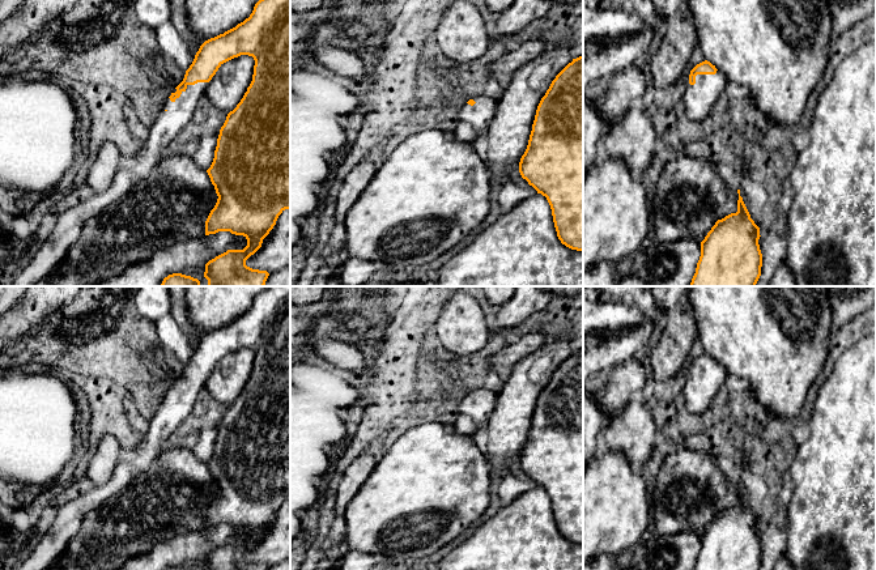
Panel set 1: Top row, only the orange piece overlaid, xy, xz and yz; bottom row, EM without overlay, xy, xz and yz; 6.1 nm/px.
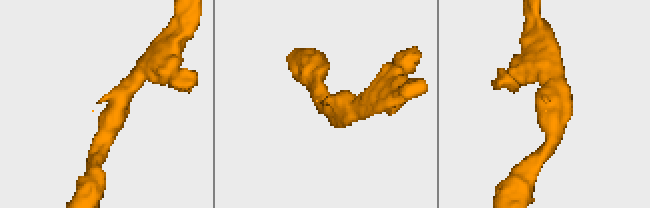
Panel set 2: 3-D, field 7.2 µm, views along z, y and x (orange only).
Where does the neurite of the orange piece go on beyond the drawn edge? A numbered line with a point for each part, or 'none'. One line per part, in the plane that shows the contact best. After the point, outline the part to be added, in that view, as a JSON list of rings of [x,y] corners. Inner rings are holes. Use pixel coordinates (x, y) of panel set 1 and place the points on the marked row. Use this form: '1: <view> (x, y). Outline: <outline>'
1: xy (50, 251). Outline: [[[208,84],[187,85],[187,89],[174,102],[170,98],[165,101],[163,109],[149,127],[143,148],[135,156],[122,161],[112,183],[103,192],[94,193],[86,201],[76,203],[59,217],[51,229],[46,230],[42,241],[35,244],[31,261],[12,286],[34,286],[46,278],[78,239],[85,222],[101,214],[149,175],[158,161],[165,157],[165,148],[194,115],[196,103]]]

